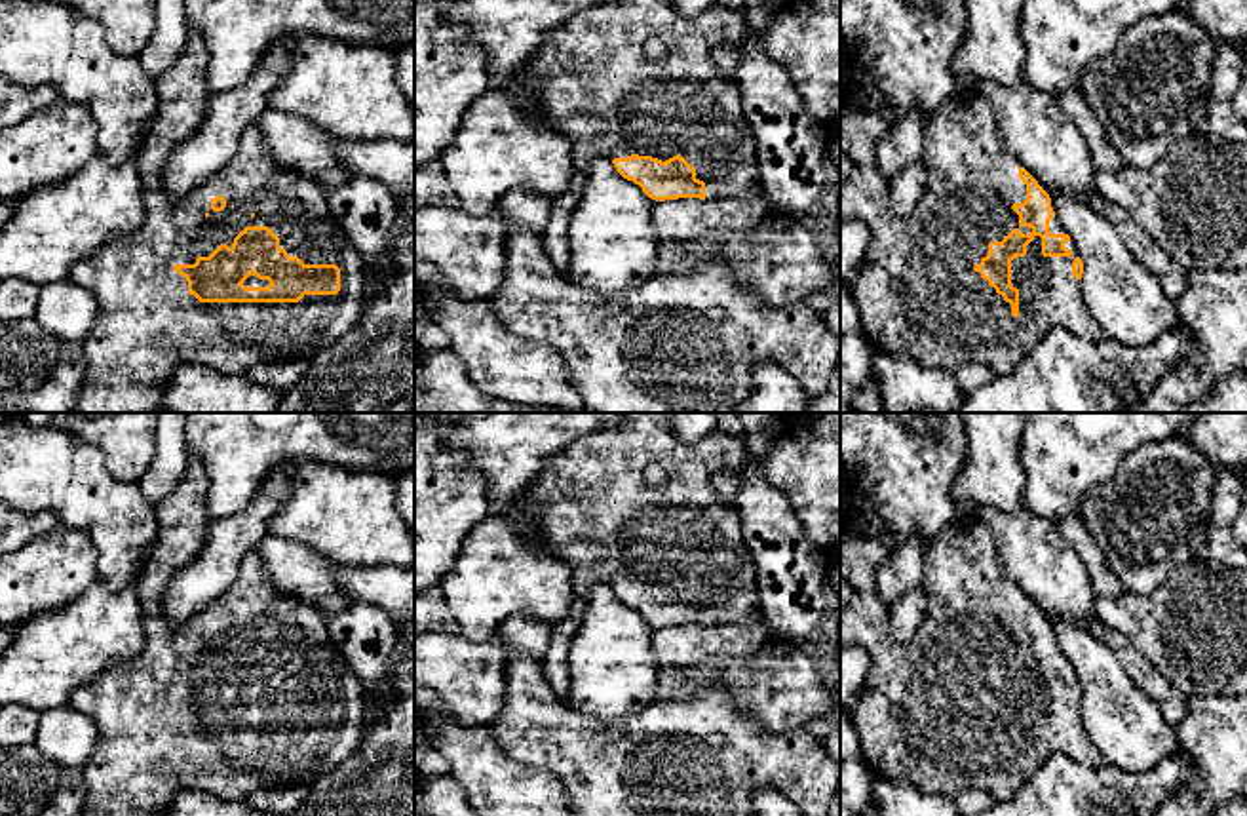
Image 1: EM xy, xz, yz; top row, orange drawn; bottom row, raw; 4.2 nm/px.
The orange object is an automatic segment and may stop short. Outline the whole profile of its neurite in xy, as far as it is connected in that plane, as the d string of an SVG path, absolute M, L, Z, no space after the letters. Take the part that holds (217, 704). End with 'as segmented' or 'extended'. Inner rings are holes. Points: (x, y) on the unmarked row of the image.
M188 451L181 479L154 504L160 534L139 573L146 645L139 656L105 670L68 698L68 706L86 713L99 730L97 748L84 768L87 799L82 816L165 816L175 797L186 789L240 801L259 789L310 787L361 746L371 723L365 689L331 639L323 614L276 592L257 550L245 555L230 590L179 630L171 628L162 605L163 592L203 550L211 523L207 493L203 462Z; extended

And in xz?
M625 413L618 426L585 436L549 458L515 500L534 510L521 531L568 565L576 595L608 584L624 605L660 628L741 620L760 609L757 569L741 519L713 491L711 477L745 460L745 441L722 430L684 445L671 432L671 413ZM652 464L667 474L665 483L646 481Z; extended

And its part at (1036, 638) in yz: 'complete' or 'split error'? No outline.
split error

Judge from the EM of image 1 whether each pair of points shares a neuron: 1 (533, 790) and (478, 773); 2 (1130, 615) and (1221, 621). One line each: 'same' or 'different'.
1: same
2: same

